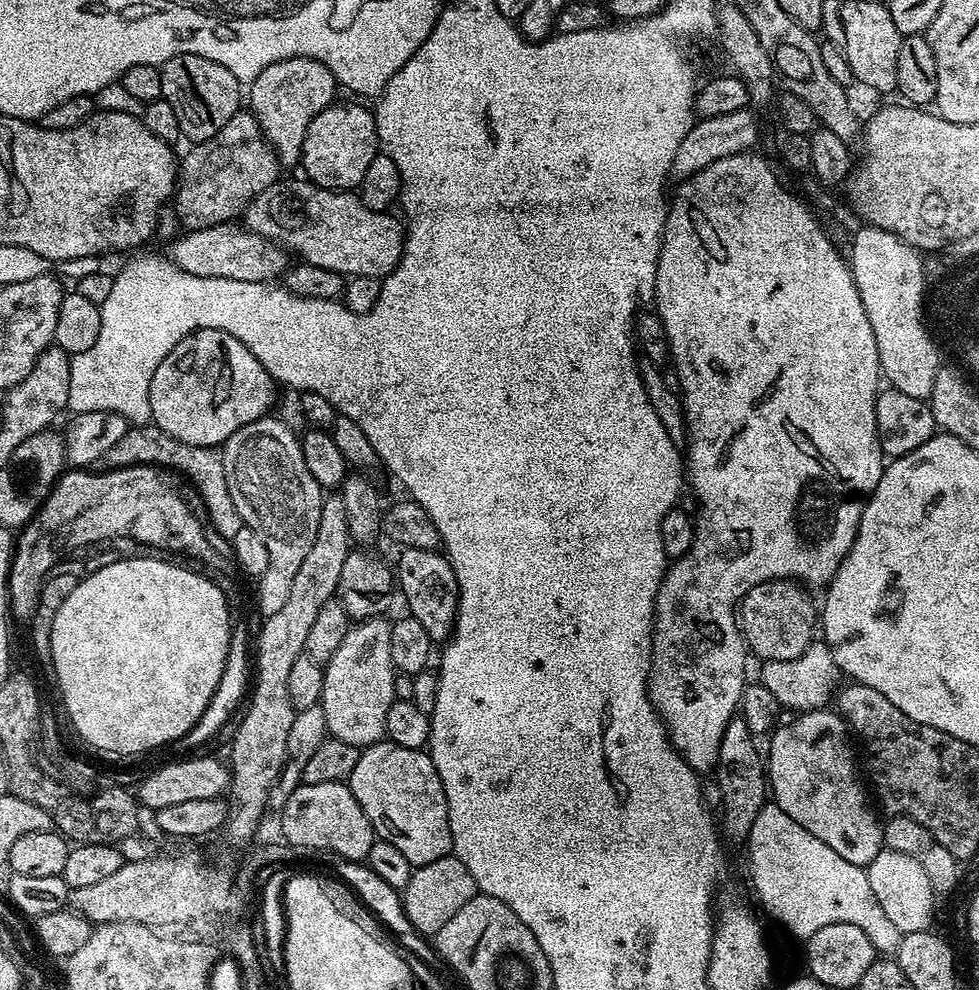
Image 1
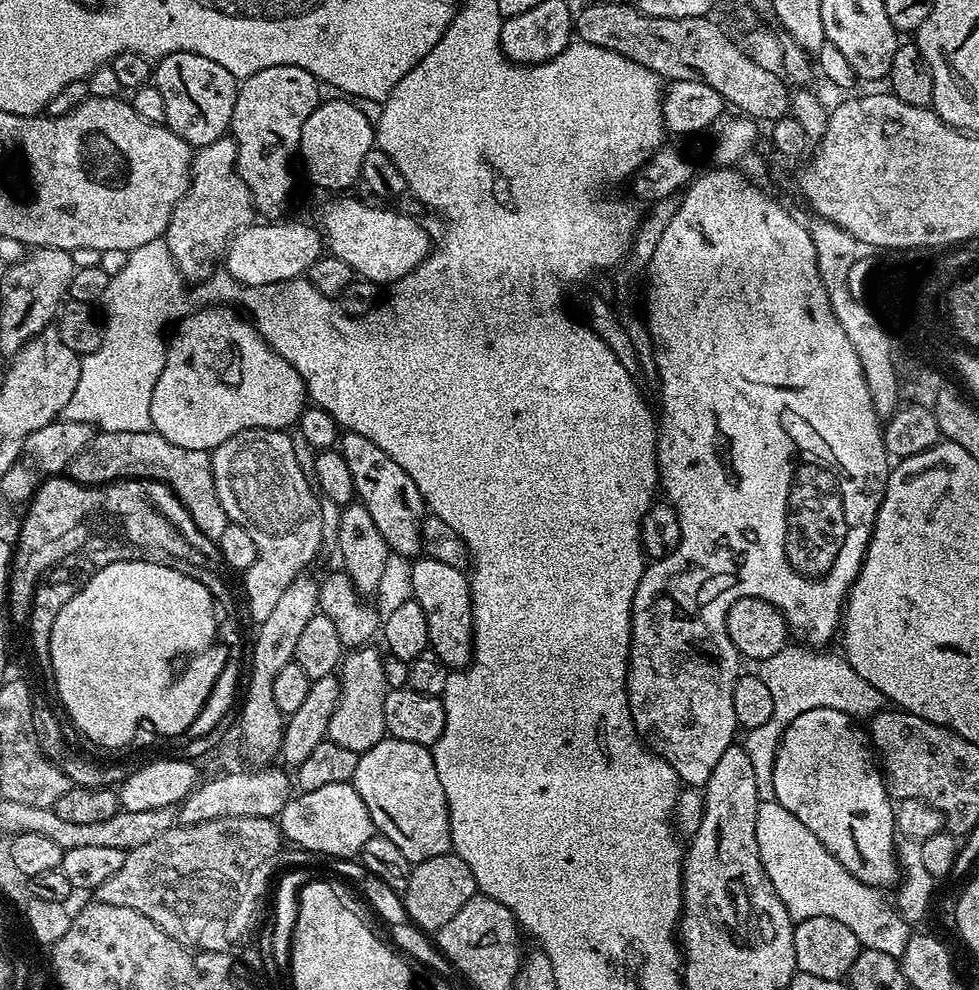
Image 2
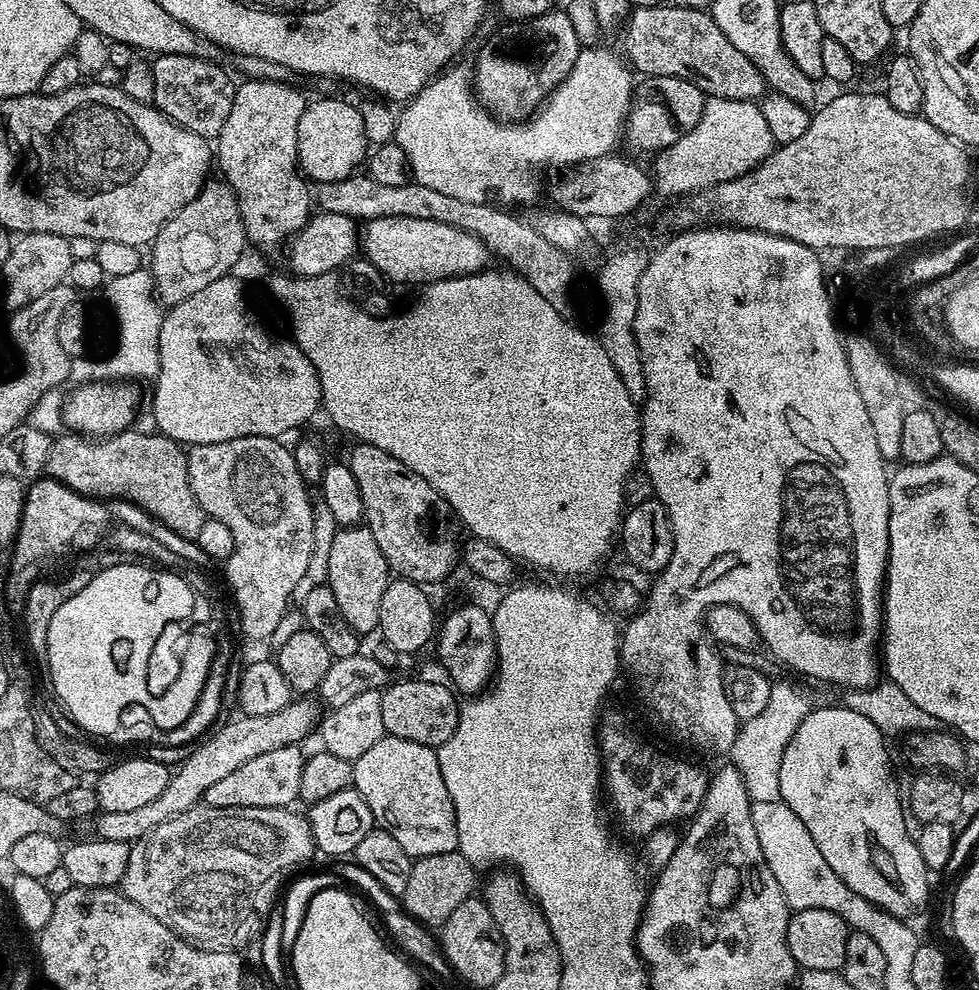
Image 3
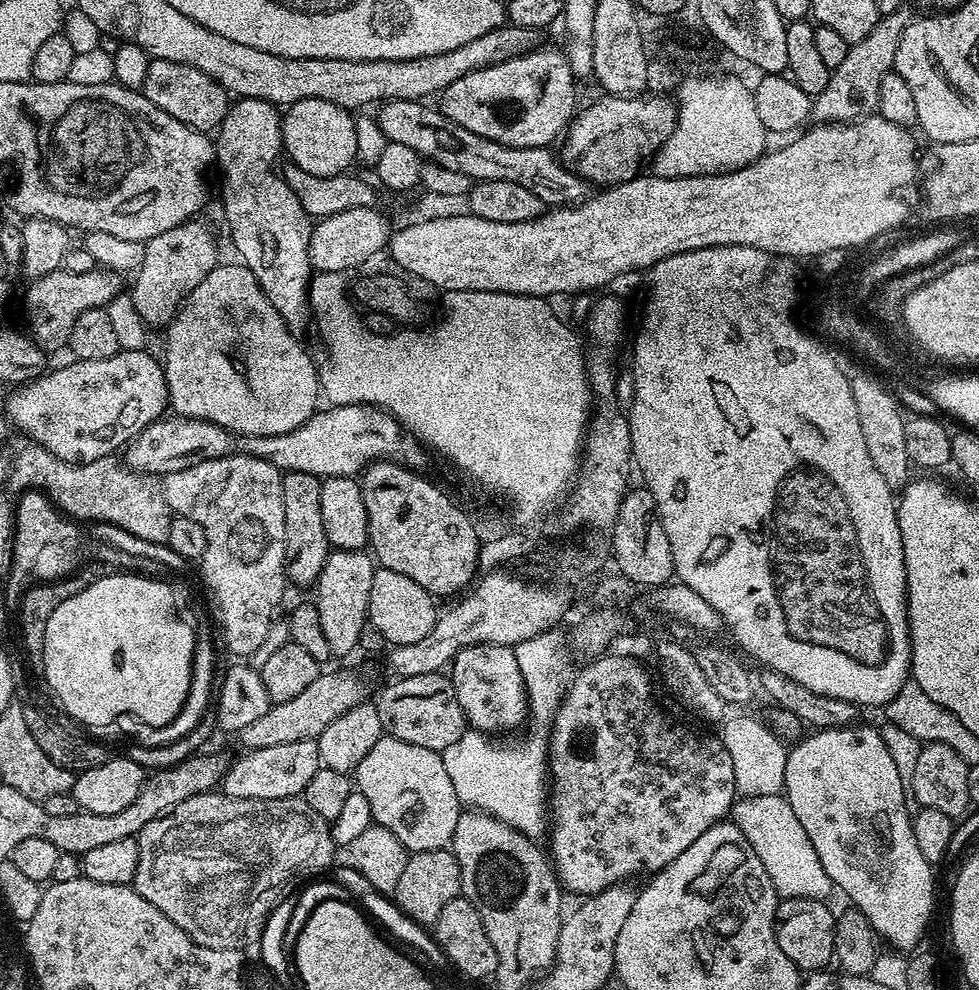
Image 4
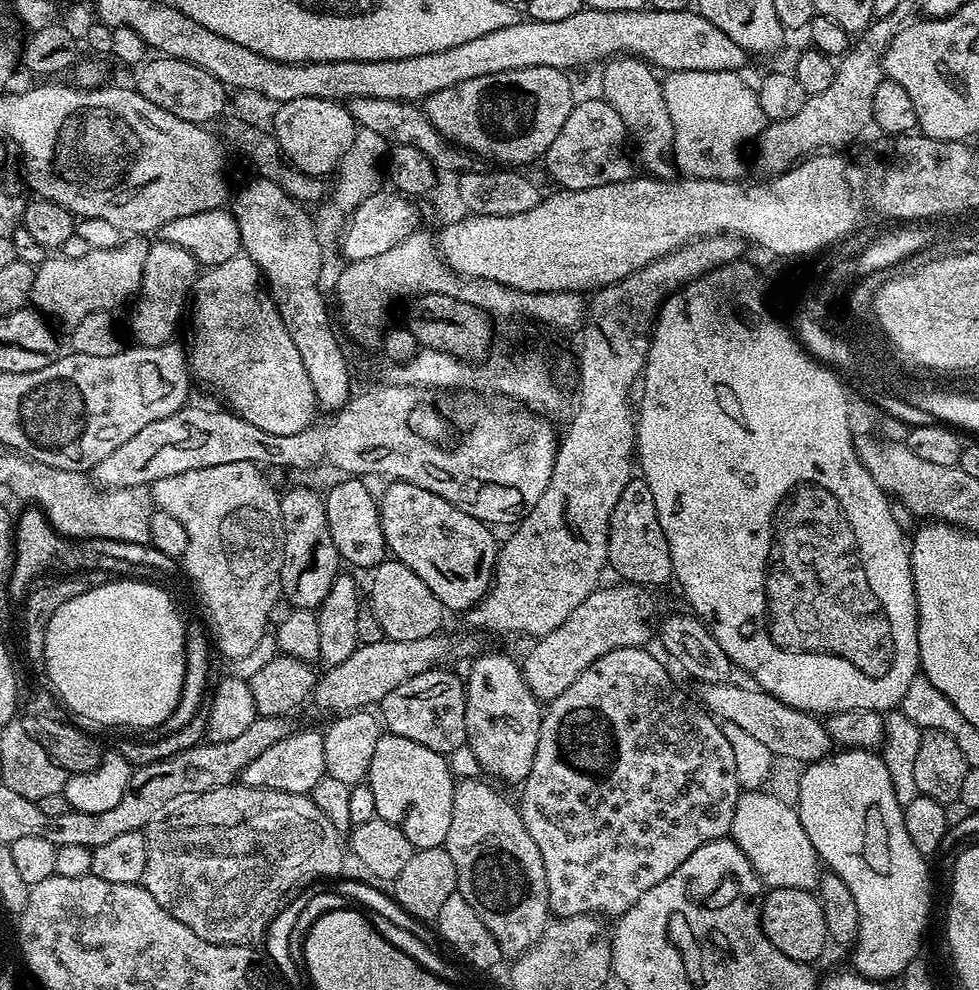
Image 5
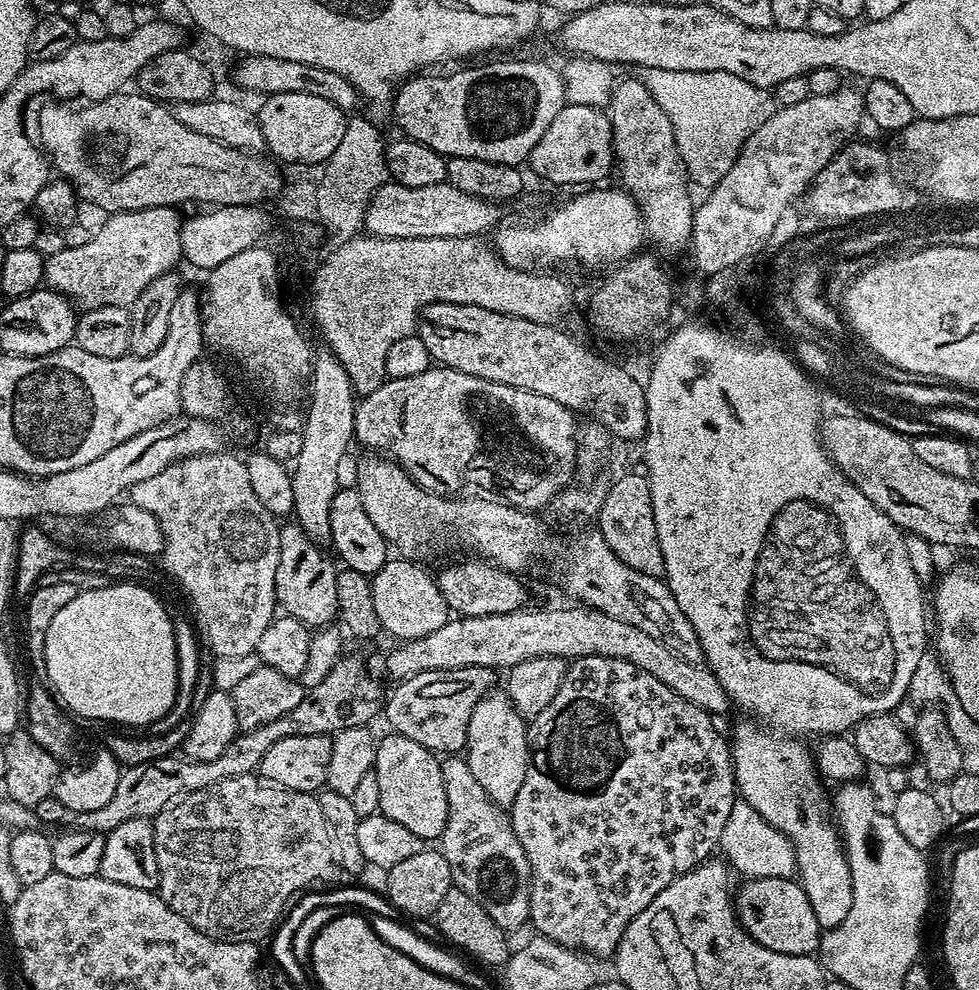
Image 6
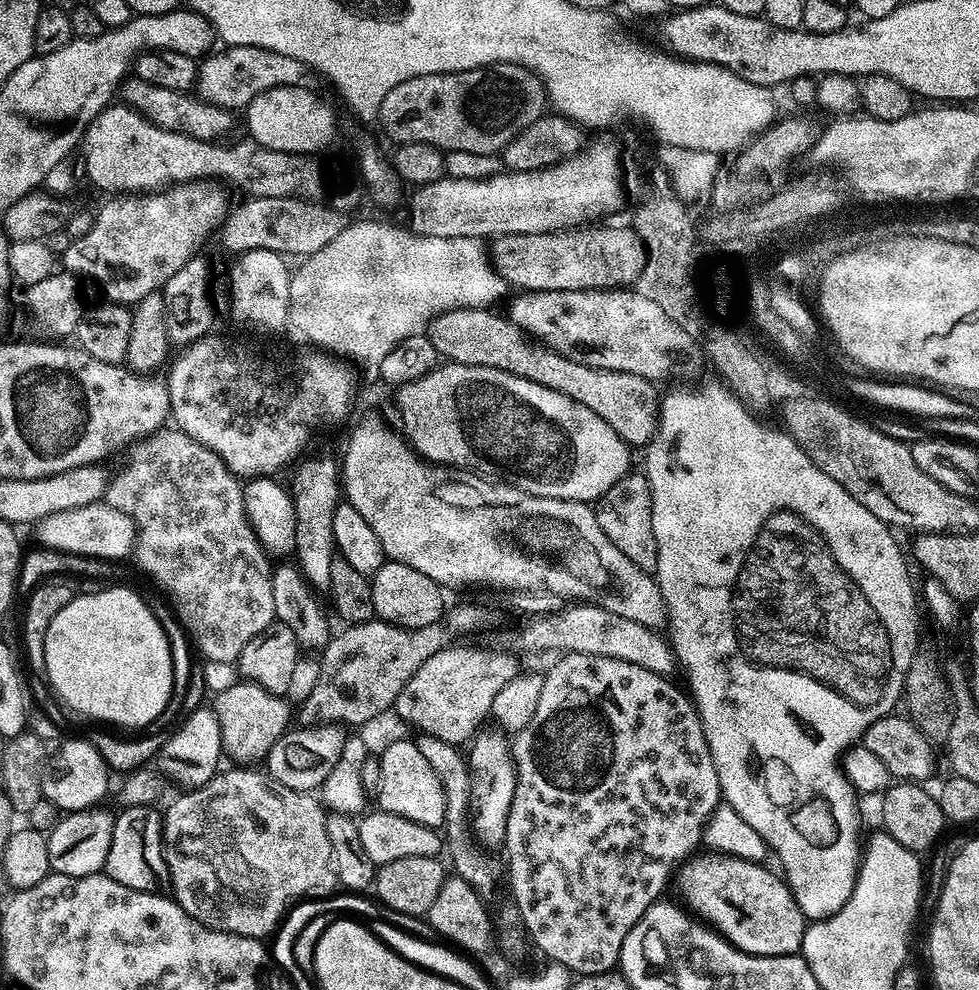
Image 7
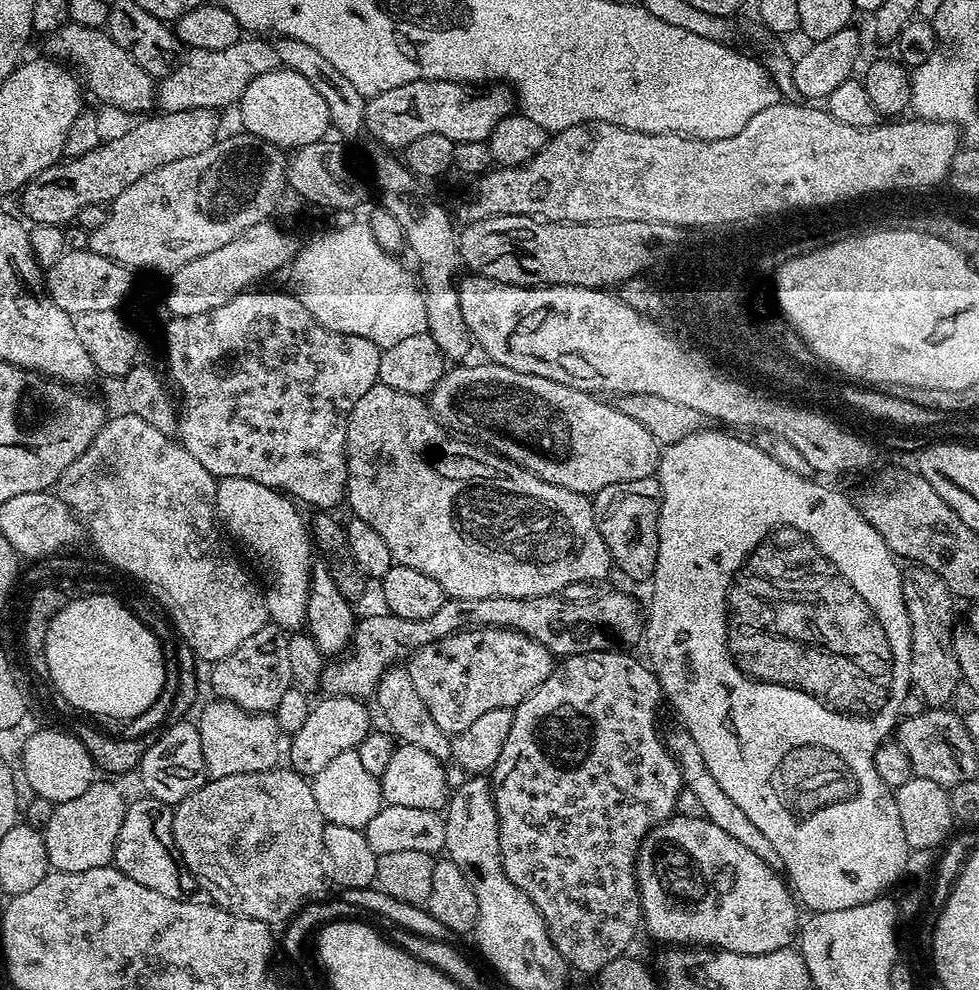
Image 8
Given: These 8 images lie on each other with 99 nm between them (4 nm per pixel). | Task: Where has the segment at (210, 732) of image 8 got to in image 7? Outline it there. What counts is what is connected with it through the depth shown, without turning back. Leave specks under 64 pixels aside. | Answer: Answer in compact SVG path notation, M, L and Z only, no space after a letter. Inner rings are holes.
M237 682L215 693L211 697L210 707L218 720L221 749L240 766L256 766L270 754L274 742L278 742L285 732L289 731L288 719L293 719L294 712L289 701L284 696L274 696L257 684ZM212 700L212 701L211 701ZM289 708L289 709L288 709ZM292 710L292 712L291 712Z

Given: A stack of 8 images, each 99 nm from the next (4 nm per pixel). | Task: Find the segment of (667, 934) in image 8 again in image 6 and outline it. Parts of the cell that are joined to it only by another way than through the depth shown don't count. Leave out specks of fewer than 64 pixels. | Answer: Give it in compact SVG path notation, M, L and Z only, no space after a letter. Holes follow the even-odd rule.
M779 876L748 878L743 883L737 892L735 889L734 907L745 932L778 954L807 956L817 951L822 929L818 918L814 918L814 906L810 906L810 898L806 898L806 890L799 882Z

